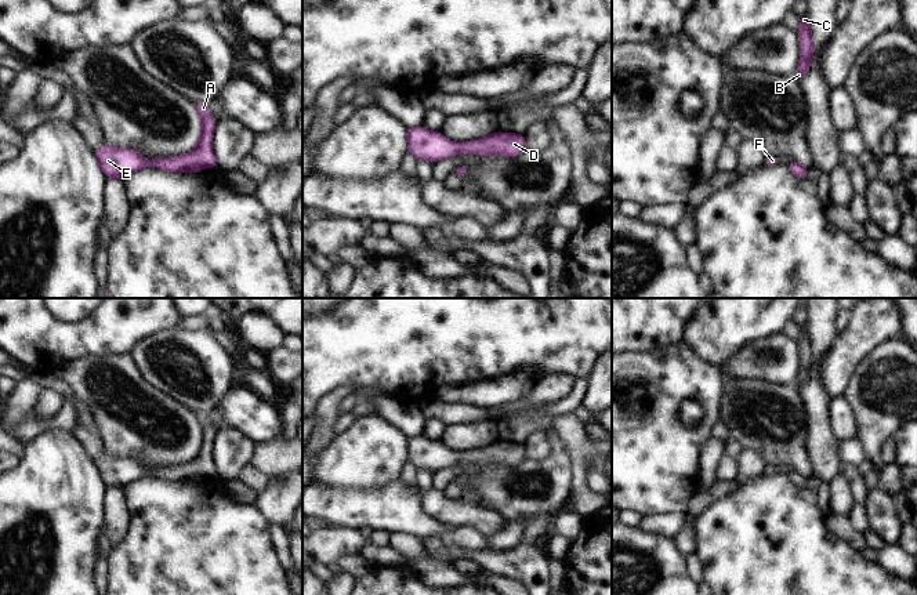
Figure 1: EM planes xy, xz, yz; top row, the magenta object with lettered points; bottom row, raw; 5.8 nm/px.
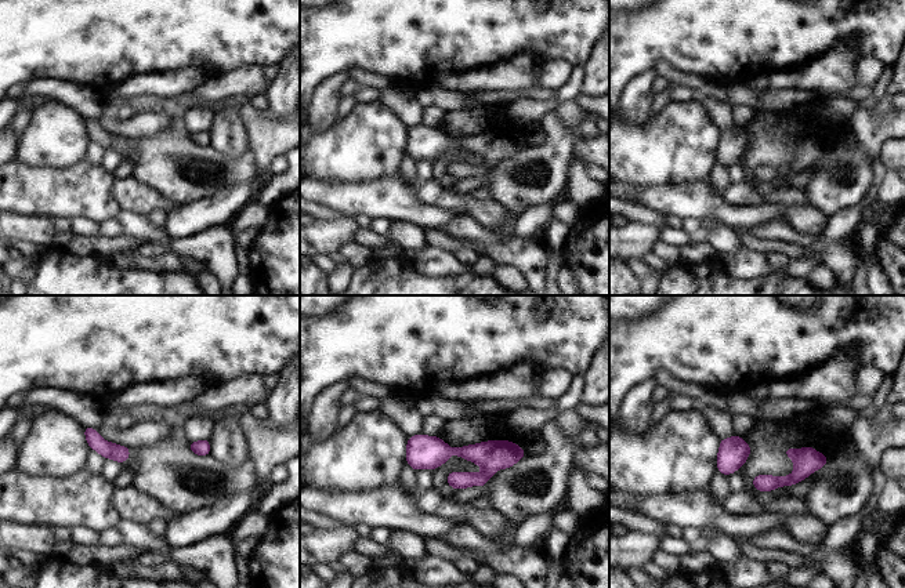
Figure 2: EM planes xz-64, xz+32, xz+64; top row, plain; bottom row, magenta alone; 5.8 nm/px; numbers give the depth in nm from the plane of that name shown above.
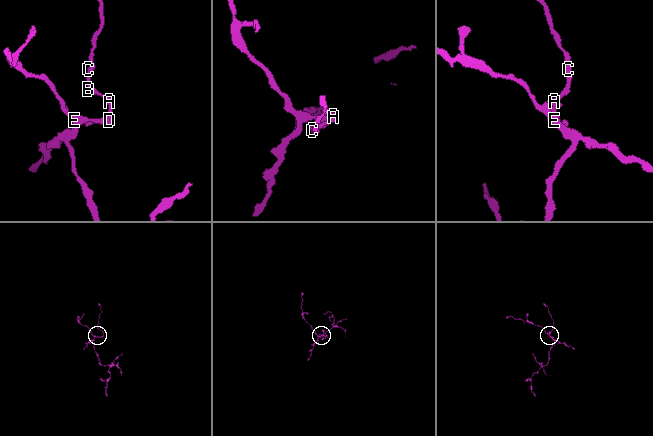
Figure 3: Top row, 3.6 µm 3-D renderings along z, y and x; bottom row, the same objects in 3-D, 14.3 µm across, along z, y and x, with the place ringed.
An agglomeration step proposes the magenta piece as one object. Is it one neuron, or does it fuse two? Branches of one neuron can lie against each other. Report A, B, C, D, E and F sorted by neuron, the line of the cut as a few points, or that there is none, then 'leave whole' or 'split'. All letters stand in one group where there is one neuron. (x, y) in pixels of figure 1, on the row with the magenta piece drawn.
groups A B C D E F; cut none; leave whole

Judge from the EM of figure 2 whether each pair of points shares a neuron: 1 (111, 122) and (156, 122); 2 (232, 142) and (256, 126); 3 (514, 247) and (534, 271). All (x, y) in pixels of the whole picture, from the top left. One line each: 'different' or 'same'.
1: same
2: different
3: same

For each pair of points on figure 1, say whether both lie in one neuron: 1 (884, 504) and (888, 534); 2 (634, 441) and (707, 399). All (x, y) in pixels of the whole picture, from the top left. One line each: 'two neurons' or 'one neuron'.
1: one neuron
2: one neuron

